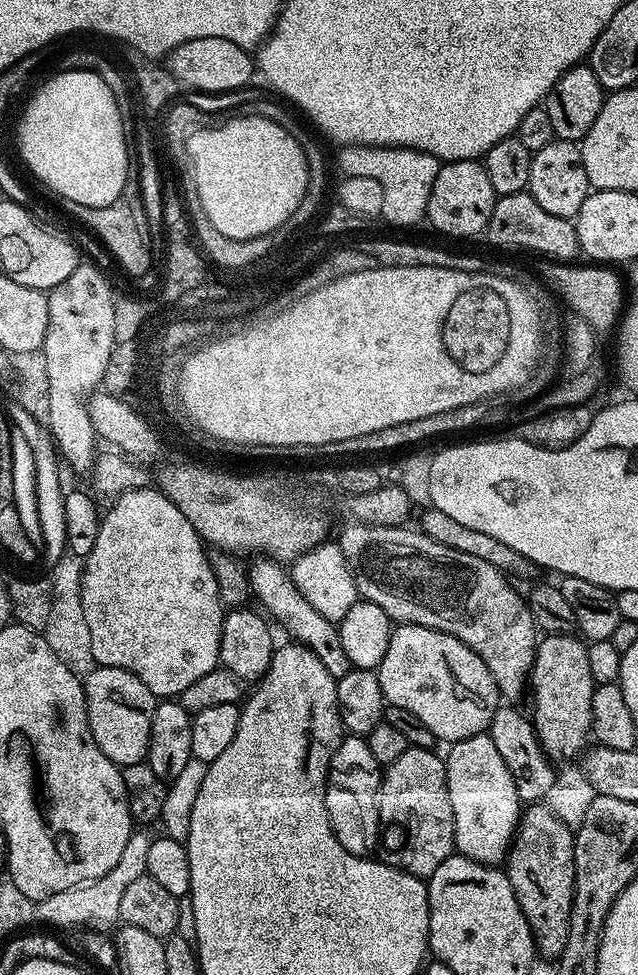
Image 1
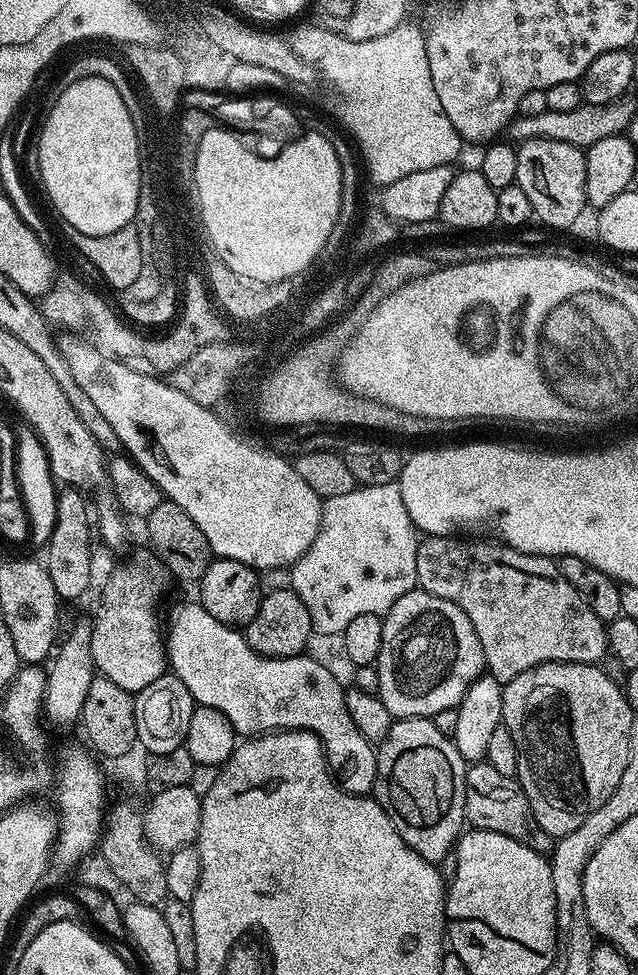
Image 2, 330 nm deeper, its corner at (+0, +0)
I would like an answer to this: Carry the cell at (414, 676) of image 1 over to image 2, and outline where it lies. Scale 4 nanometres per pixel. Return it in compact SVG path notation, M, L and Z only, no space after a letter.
M423 590L407 592L394 602L383 622L382 650L375 663L380 687L378 695L382 702L386 702L386 710L390 710L394 718L431 718L438 714L438 710L457 707L469 686L485 671L482 642L478 642L470 618L466 618L454 602L446 602L446 598L438 598Z

